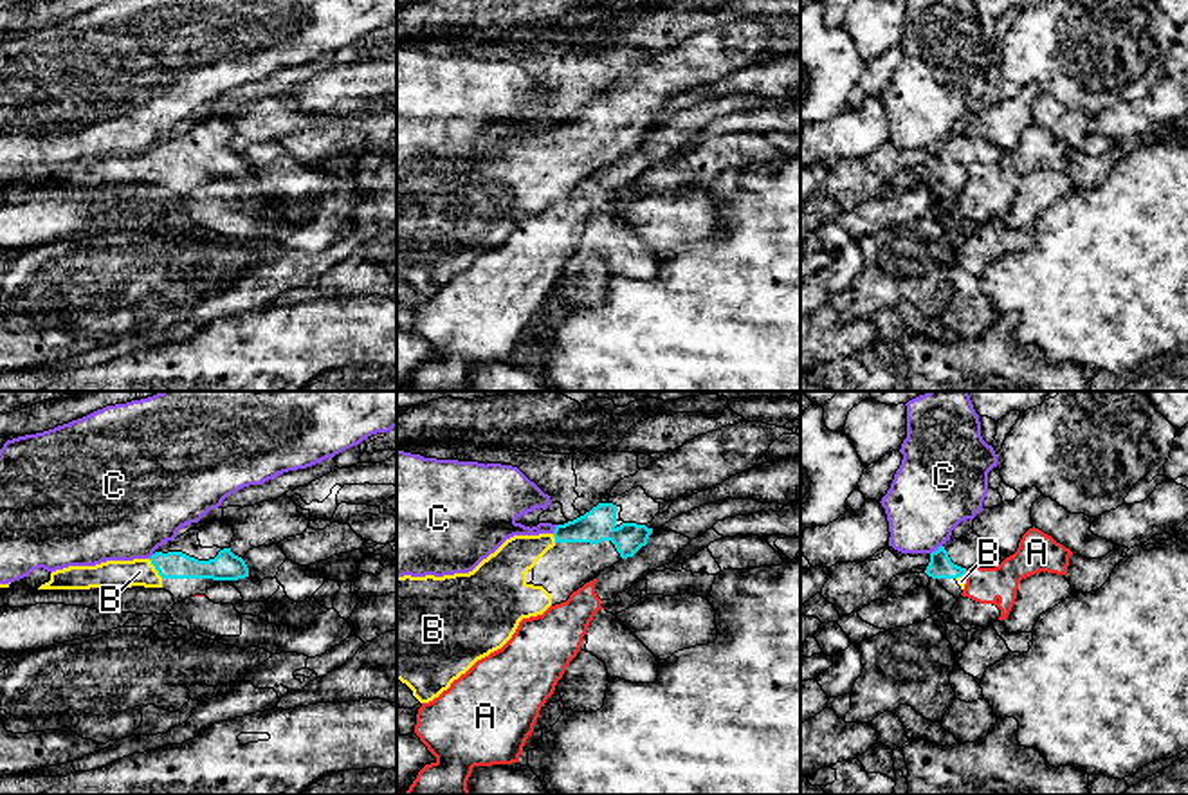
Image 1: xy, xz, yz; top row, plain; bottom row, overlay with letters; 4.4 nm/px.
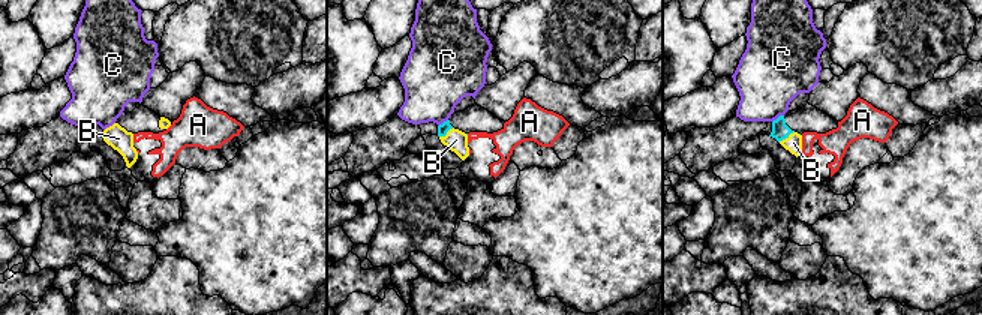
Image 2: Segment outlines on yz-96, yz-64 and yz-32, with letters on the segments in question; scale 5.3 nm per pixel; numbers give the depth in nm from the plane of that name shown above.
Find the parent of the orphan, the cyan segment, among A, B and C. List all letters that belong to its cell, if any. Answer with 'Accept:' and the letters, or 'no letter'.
Accept: B

